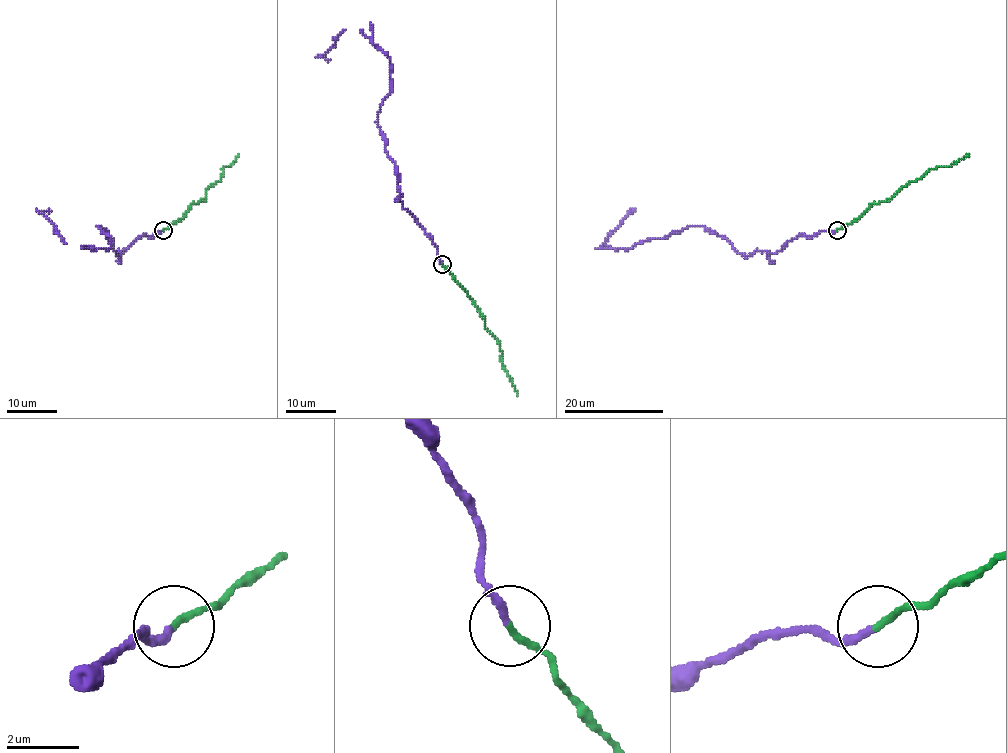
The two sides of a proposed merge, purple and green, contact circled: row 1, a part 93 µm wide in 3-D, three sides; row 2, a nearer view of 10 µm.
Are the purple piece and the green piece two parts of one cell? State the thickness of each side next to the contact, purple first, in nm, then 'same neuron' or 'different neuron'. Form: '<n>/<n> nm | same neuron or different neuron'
200/190 nm | same neuron

